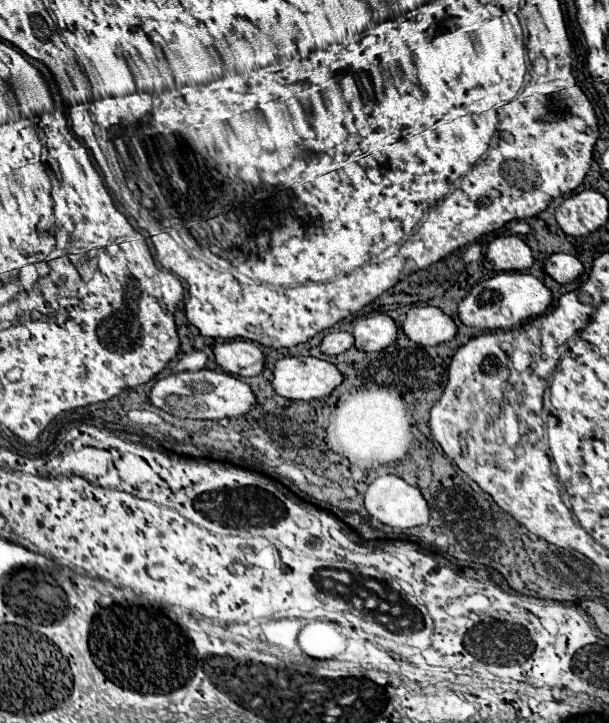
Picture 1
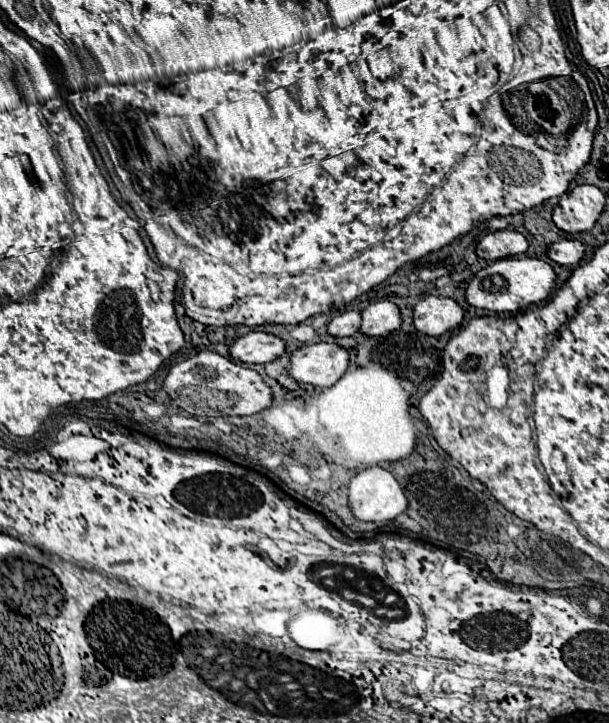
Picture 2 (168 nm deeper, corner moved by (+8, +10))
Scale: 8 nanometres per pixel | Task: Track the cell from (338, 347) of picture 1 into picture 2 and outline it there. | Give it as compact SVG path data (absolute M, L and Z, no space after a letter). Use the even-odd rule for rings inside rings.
M343 312L335 316L327 326L329 336L335 336L335 338L353 336L357 330L359 330L359 312Z

